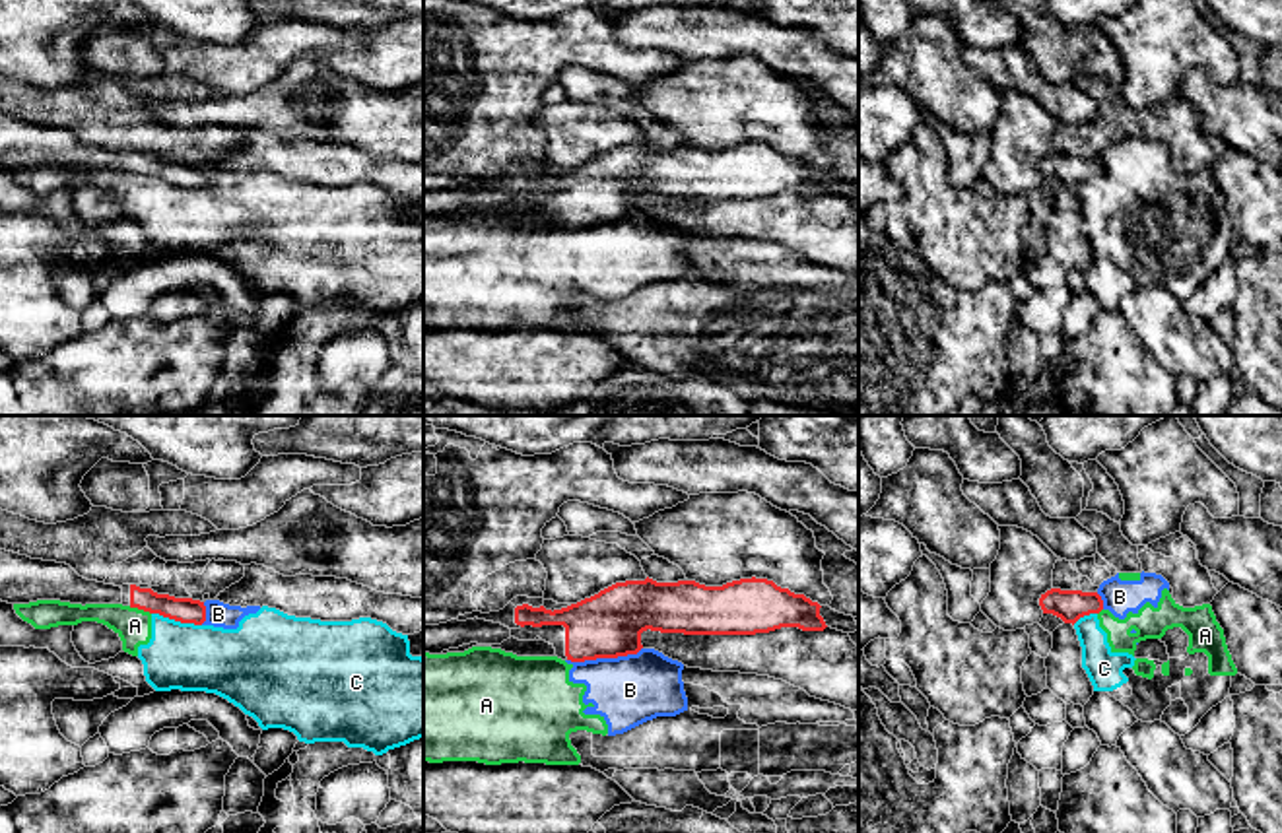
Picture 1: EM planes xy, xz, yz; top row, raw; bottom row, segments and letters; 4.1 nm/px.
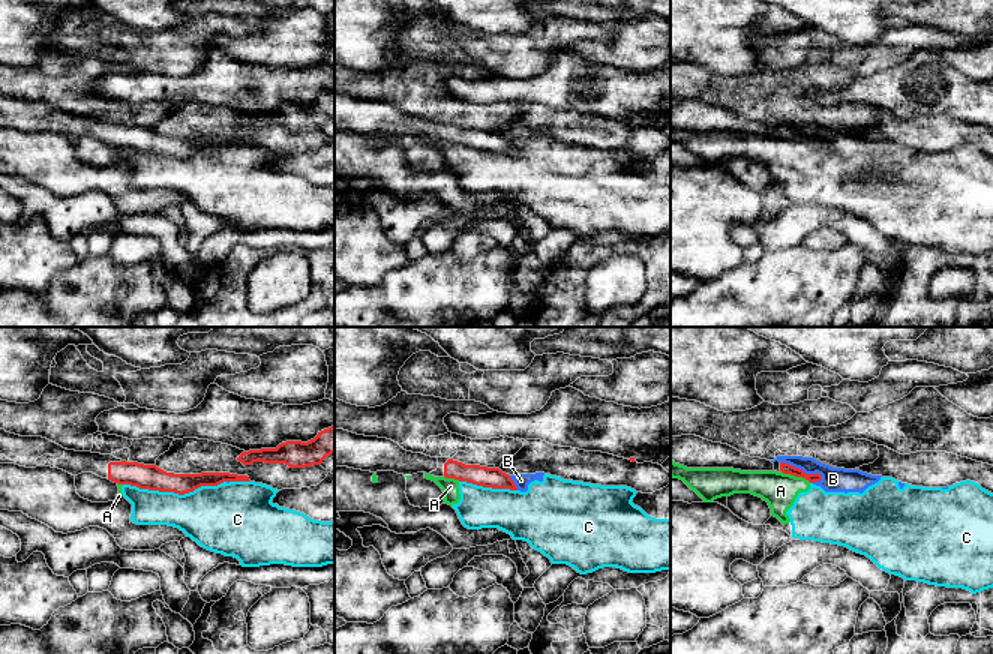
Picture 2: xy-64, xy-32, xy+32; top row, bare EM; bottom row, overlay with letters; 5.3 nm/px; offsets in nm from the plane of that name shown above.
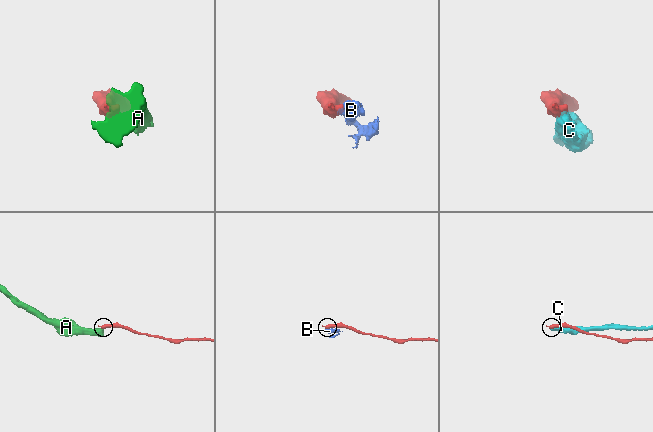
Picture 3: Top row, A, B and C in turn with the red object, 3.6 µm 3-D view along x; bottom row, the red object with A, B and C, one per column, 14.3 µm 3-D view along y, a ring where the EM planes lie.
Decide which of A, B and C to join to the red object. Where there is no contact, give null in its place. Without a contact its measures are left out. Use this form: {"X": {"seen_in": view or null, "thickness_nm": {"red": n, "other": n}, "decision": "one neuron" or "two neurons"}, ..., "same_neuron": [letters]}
{"A": {"seen_in": "xy", "thickness_nm": {"red": 110, "other": 140}, "decision": "two neurons"}, "B": {"seen_in": "xz", "thickness_nm": {"red": 280, "other": 280}, "decision": "two neurons"}, "C": {"seen_in": "xy", "thickness_nm": {"red": 110, "other": 280}, "decision": "two neurons"}, "same_neuron": []}

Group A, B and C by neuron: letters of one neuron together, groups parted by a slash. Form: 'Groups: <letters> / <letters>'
Groups: A B C

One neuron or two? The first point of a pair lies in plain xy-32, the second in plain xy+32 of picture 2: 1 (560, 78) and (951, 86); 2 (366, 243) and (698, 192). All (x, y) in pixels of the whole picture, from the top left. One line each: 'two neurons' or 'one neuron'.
1: one neuron
2: one neuron

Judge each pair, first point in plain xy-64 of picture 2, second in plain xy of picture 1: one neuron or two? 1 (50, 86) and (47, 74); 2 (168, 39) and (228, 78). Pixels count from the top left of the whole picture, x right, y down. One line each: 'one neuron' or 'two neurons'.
1: two neurons
2: one neuron

